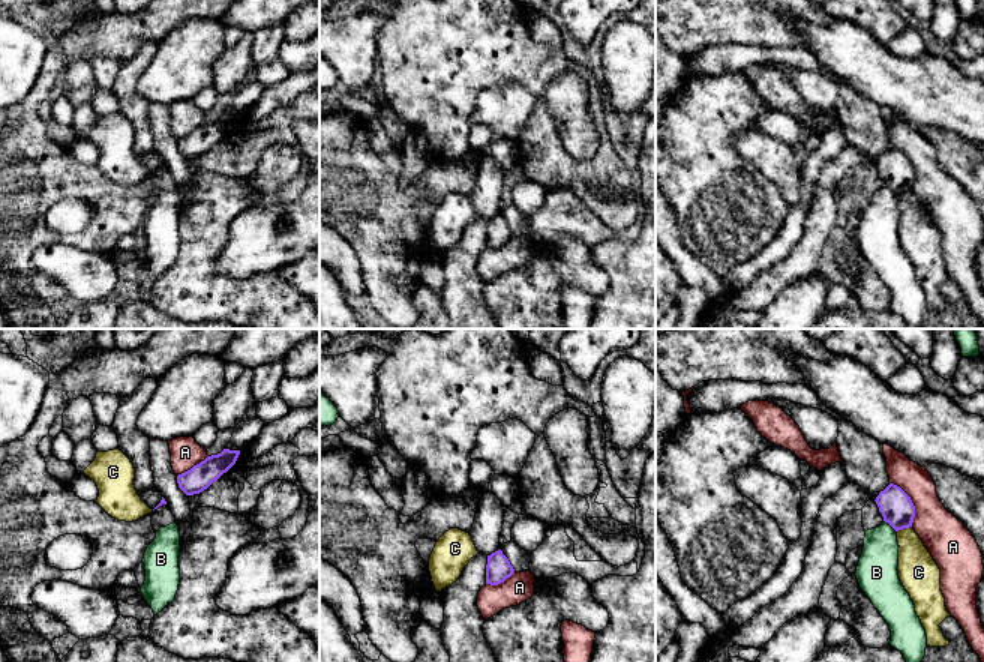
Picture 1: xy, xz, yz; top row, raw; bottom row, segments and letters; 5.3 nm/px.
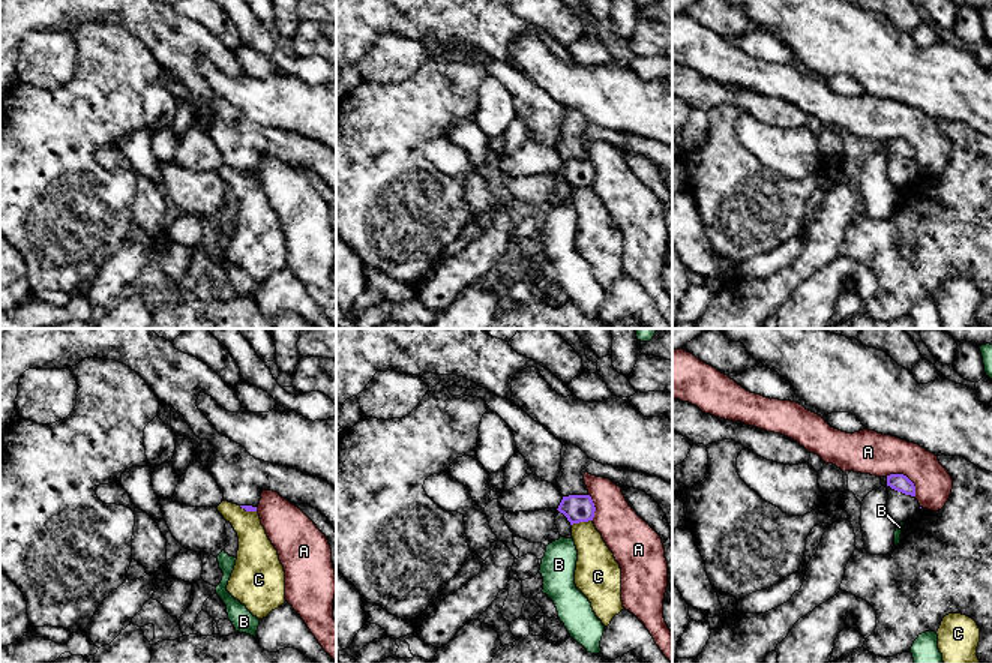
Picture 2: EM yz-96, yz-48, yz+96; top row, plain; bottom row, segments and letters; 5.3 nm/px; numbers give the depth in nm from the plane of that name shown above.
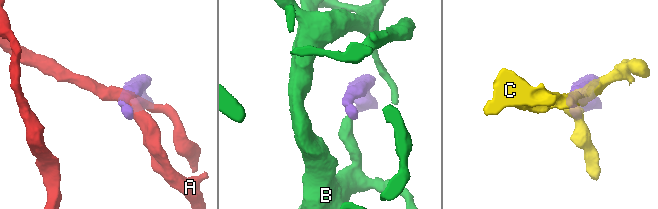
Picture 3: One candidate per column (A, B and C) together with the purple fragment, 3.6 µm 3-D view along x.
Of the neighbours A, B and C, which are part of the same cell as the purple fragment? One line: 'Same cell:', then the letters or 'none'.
Same cell: none

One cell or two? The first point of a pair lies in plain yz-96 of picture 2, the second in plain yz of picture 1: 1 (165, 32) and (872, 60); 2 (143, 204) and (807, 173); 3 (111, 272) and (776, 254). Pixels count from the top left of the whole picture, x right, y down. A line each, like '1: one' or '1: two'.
1: two
2: two
3: two

